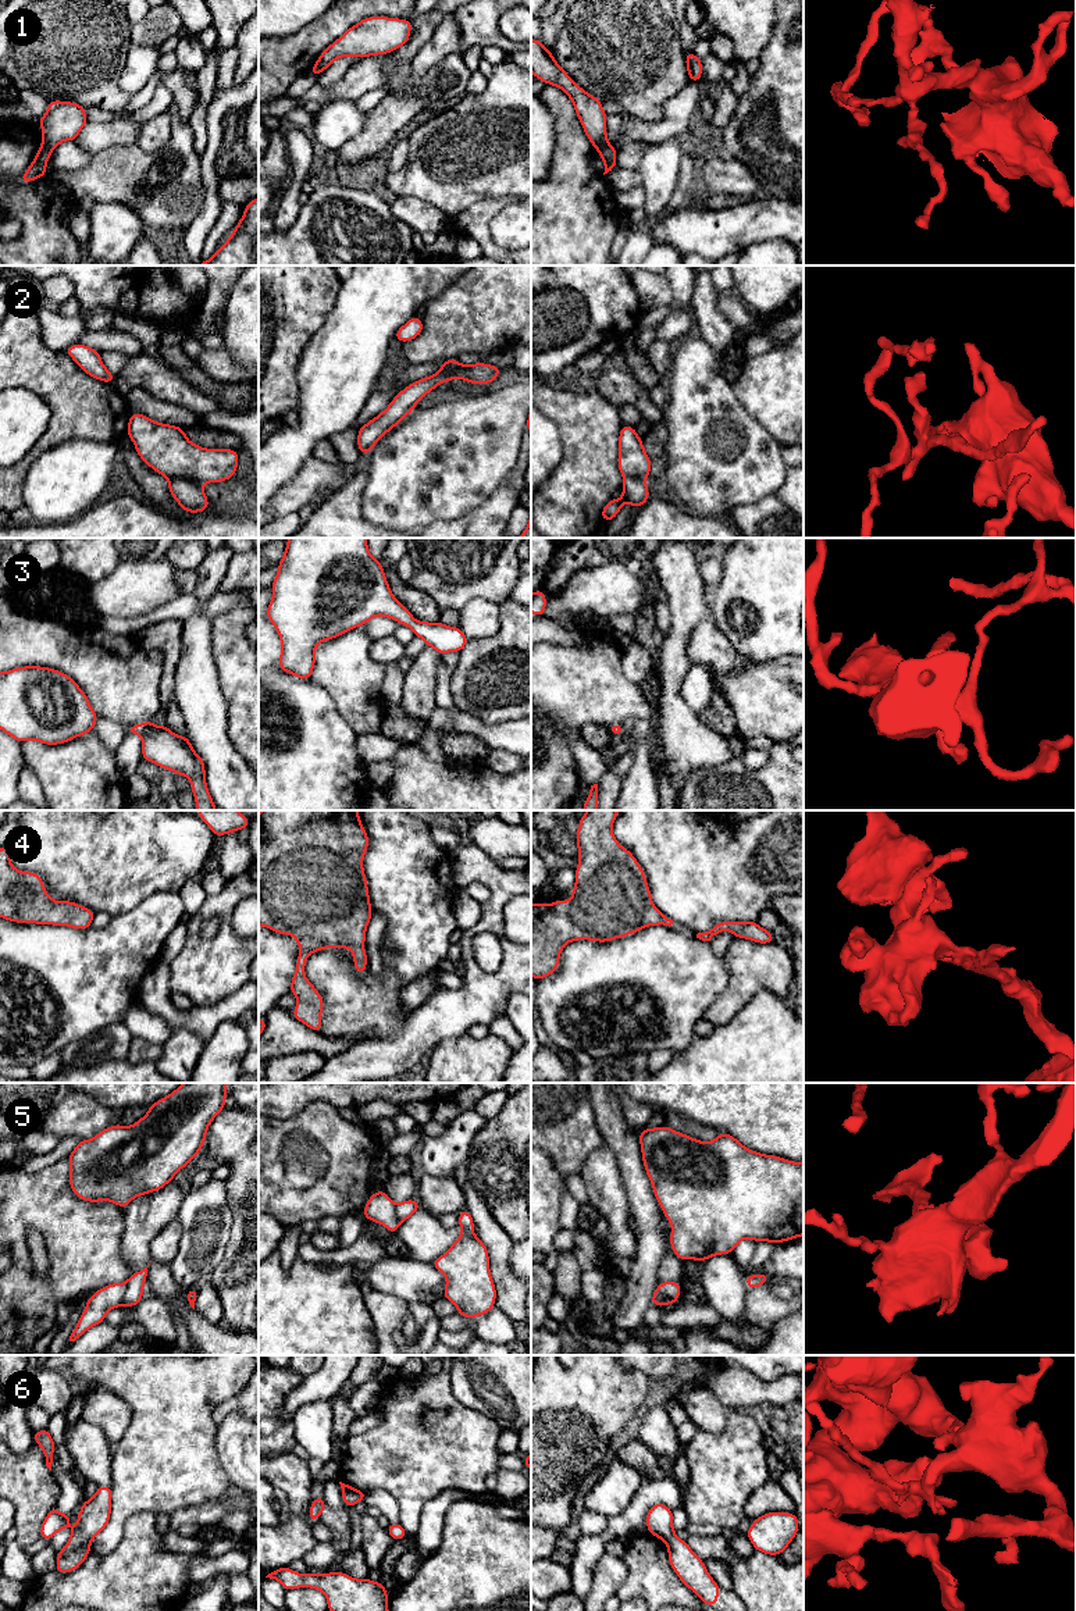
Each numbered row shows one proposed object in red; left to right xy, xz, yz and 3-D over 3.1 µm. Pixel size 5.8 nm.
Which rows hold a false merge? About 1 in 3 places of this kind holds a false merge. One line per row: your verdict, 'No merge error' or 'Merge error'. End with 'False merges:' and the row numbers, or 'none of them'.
1: Merge error
2: Merge error
3: No merge error
4: No merge error
5: Merge error
6: Merge error
False merges: 1, 2, 5, 6

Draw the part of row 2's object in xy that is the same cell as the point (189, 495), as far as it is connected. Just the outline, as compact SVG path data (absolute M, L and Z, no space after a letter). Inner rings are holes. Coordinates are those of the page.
M170 478L168 491L184 512L199 513L210 507L209 499L197 482L186 478Z

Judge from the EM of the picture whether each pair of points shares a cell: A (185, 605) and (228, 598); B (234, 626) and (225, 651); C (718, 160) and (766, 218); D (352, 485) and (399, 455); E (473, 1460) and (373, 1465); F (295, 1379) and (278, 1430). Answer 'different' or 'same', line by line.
A: same
B: same
C: different
D: different
E: same
F: same

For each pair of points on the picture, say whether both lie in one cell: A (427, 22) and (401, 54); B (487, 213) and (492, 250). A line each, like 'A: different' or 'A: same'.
A: same
B: same

